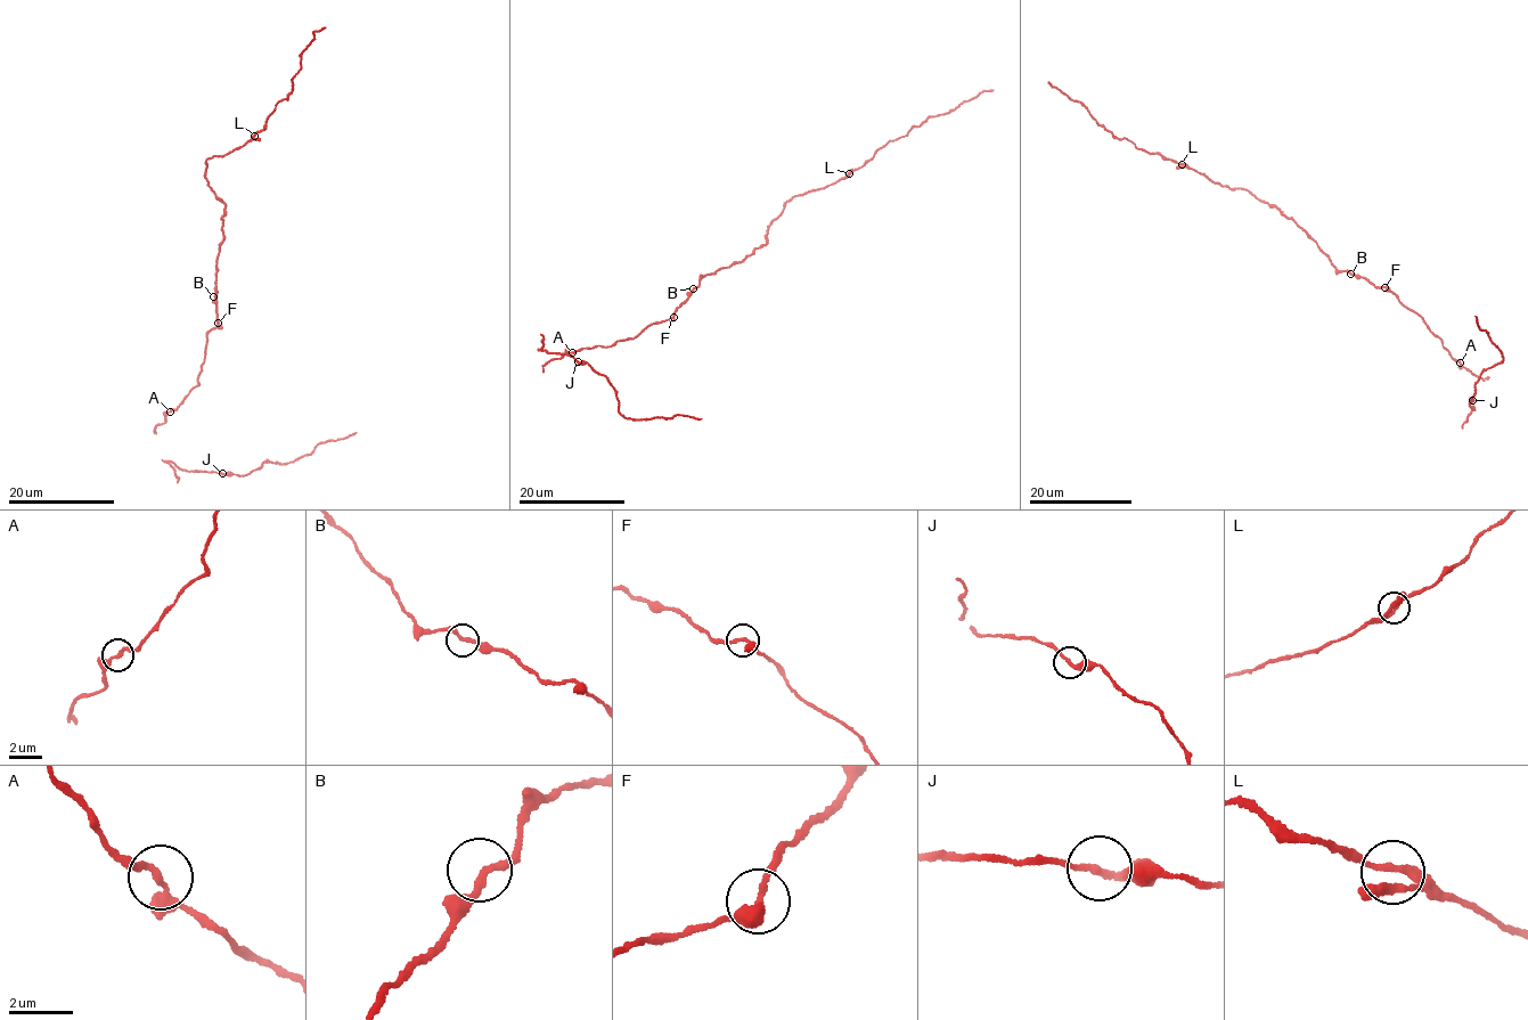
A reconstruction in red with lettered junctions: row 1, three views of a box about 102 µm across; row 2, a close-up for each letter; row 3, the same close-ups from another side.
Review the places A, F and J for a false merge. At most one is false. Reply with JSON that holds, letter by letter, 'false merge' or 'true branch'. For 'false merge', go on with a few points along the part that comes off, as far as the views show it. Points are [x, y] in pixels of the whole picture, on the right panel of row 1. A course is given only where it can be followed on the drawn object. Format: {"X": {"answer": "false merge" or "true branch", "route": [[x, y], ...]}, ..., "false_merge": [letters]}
{"A": {"answer": "true branch"}, "F": {"answer": "true branch"}, "J": {"answer": "true branch"}, "false_merge": []}

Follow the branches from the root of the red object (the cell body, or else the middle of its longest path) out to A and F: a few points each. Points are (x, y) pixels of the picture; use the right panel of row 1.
A: (1367, 280), (1384, 287), (1422, 318), (1452, 357), (1460, 362)
F: (1367, 280), (1384, 287)

